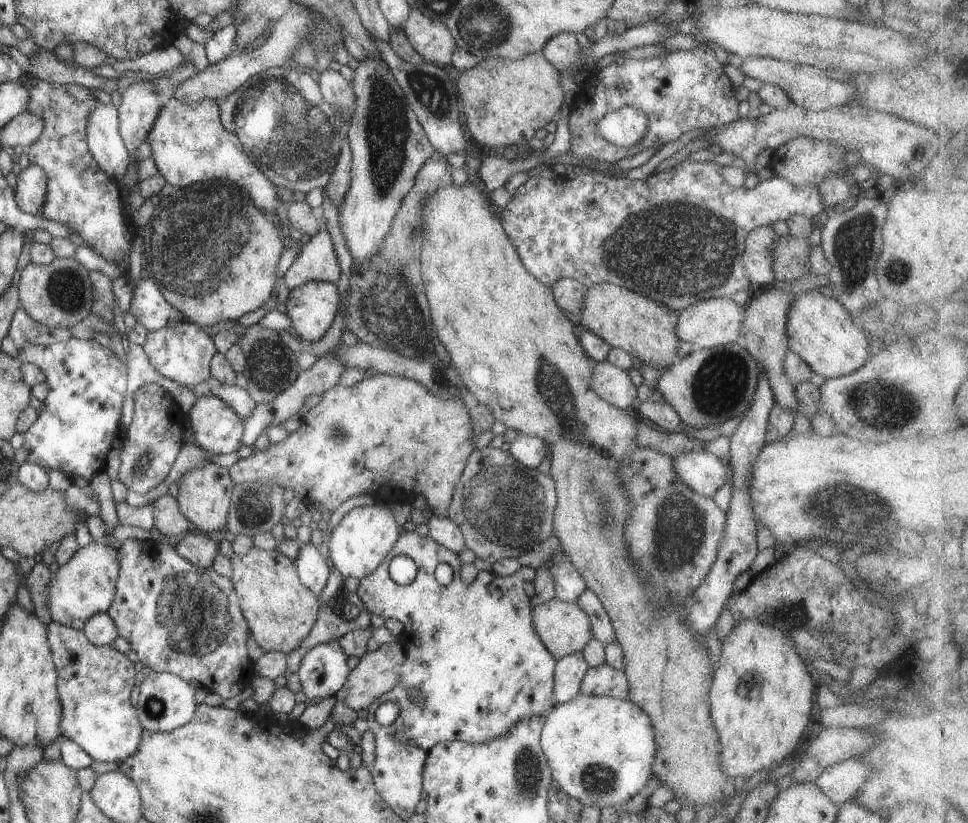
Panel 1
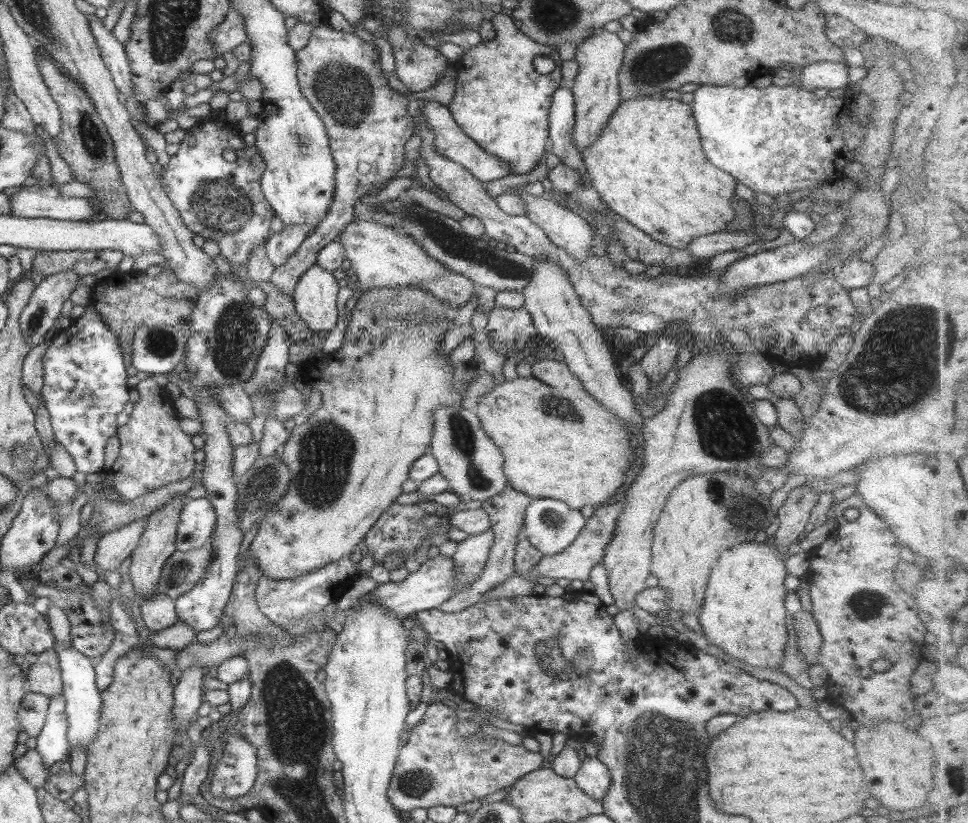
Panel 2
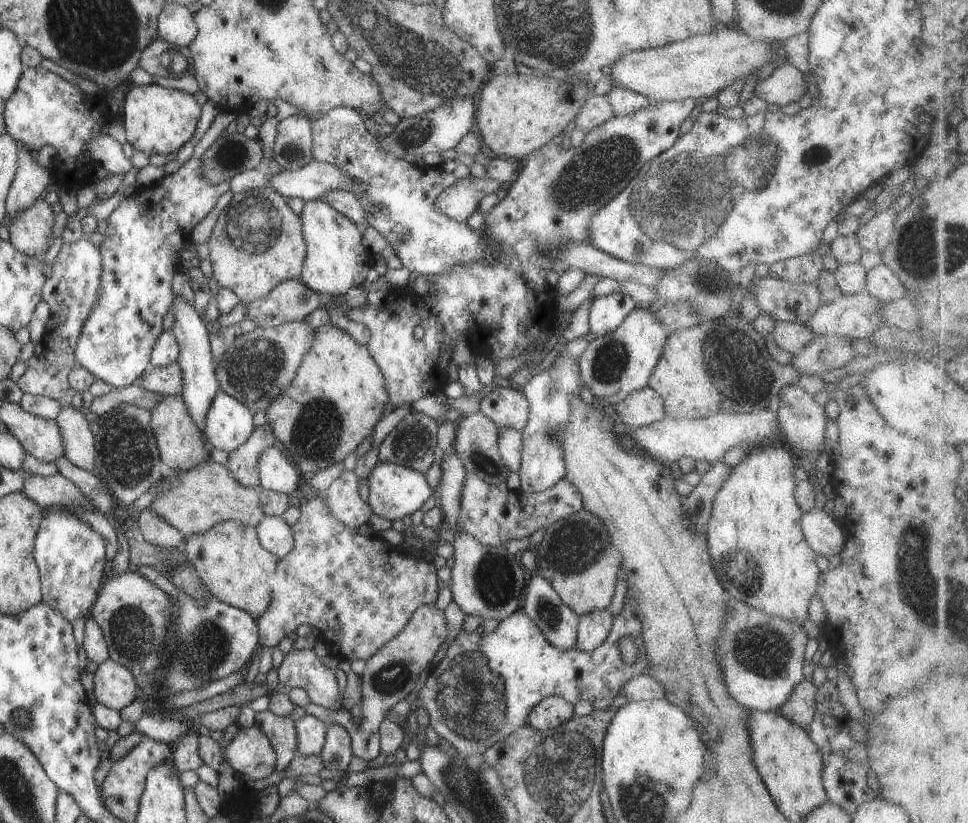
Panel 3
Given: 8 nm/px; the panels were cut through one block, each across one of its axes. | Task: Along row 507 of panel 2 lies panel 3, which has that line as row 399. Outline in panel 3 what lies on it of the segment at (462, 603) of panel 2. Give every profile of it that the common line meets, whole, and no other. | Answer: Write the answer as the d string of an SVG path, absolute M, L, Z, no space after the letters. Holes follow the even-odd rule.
M497 387L489 391L479 403L484 414L498 428L513 428L520 431L529 414L529 403L522 391L511 387Z

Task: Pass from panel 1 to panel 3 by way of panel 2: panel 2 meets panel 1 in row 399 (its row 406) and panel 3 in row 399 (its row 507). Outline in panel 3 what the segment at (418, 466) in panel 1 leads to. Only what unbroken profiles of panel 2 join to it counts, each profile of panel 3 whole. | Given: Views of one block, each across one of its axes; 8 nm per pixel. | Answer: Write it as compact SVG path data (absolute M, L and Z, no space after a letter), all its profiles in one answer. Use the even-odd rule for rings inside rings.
M330 323L321 325L314 330L311 346L303 354L291 382L265 410L272 434L285 446L291 458L290 462L293 462L302 474L323 470L337 460L342 461L372 432L387 402L387 392L383 384L383 376L366 346L357 344L345 331L331 326Z

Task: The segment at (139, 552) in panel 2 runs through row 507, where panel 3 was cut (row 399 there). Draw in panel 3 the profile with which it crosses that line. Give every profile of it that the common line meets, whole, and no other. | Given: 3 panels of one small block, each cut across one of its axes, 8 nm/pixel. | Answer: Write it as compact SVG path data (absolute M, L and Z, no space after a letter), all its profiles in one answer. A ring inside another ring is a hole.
M180 394L163 396L154 408L149 409L149 412L151 412L149 426L157 441L163 474L169 473L173 468L186 471L201 461L209 459L209 452L203 444L201 430L195 426L195 422L187 414L187 408L185 408Z

